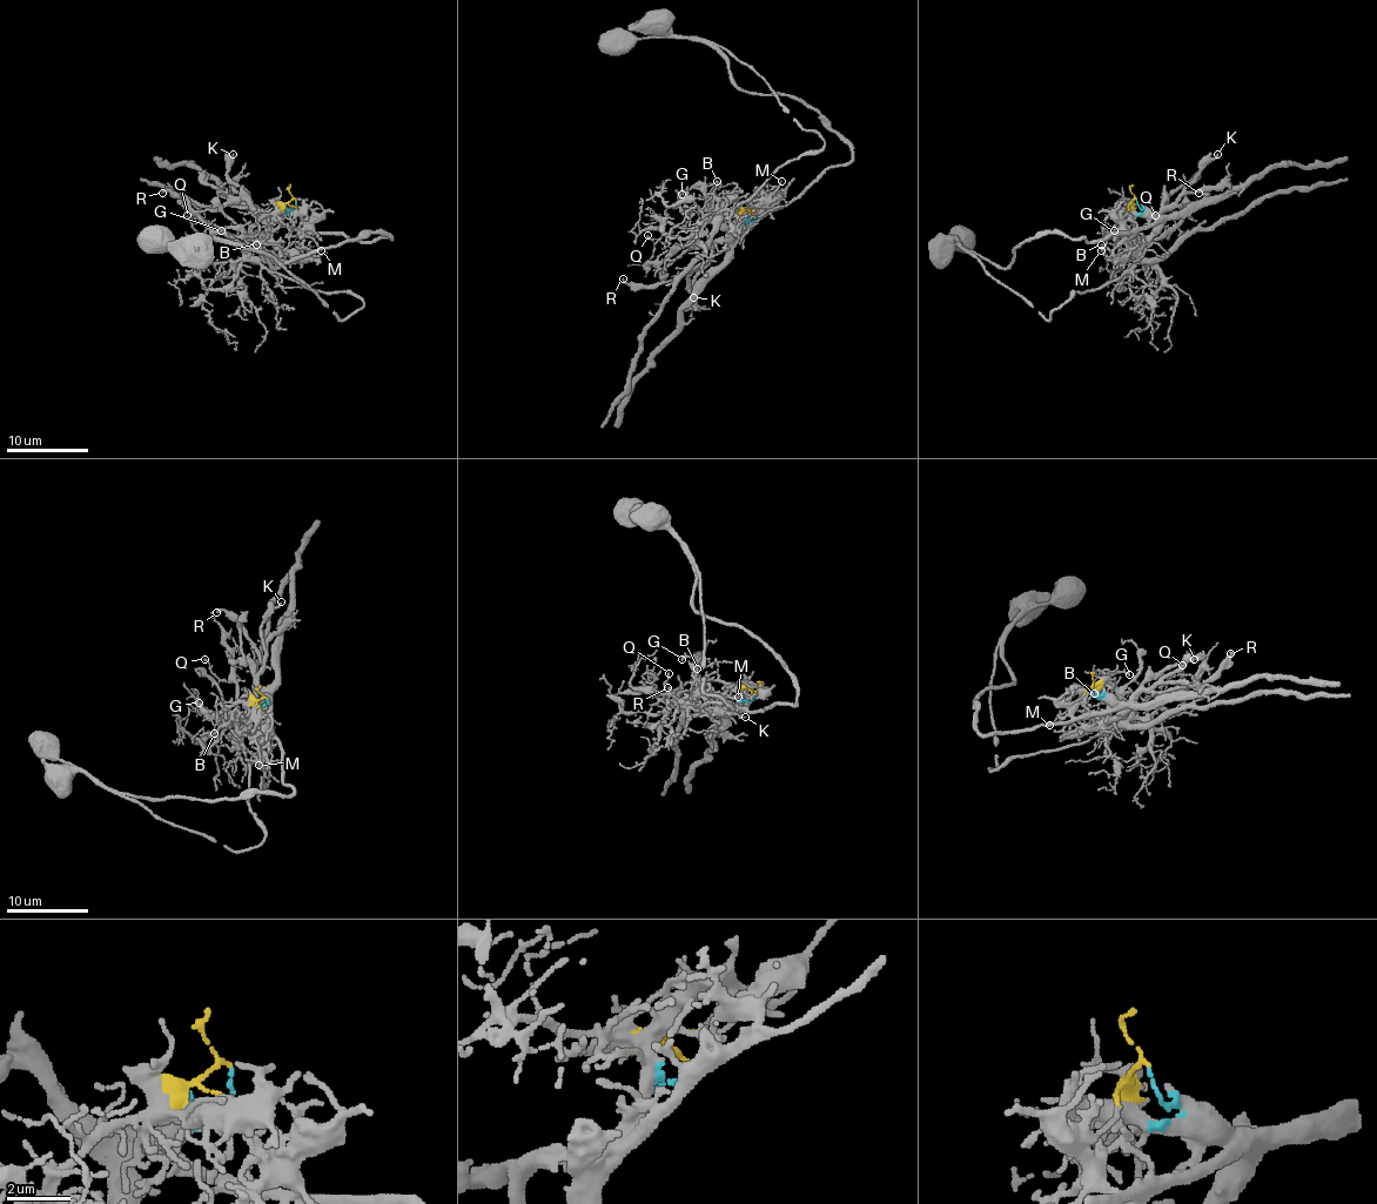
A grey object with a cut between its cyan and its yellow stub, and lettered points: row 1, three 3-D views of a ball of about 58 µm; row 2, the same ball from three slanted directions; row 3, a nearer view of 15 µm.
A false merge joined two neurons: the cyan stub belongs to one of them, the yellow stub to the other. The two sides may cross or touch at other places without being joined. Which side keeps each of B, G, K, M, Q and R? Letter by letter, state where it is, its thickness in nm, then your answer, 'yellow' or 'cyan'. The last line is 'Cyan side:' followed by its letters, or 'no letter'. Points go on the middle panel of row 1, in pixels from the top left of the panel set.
B: (717, 181) | 120 nm | cyan
G: (682, 194) | 150 nm | yellow
K: (693, 297) | 160 nm | cyan
M: (781, 181) | 70 nm | cyan
Q: (647, 235) | 120 nm | yellow
R: (623, 278) | 190 nm | cyan
Cyan side: B, K, M, R

